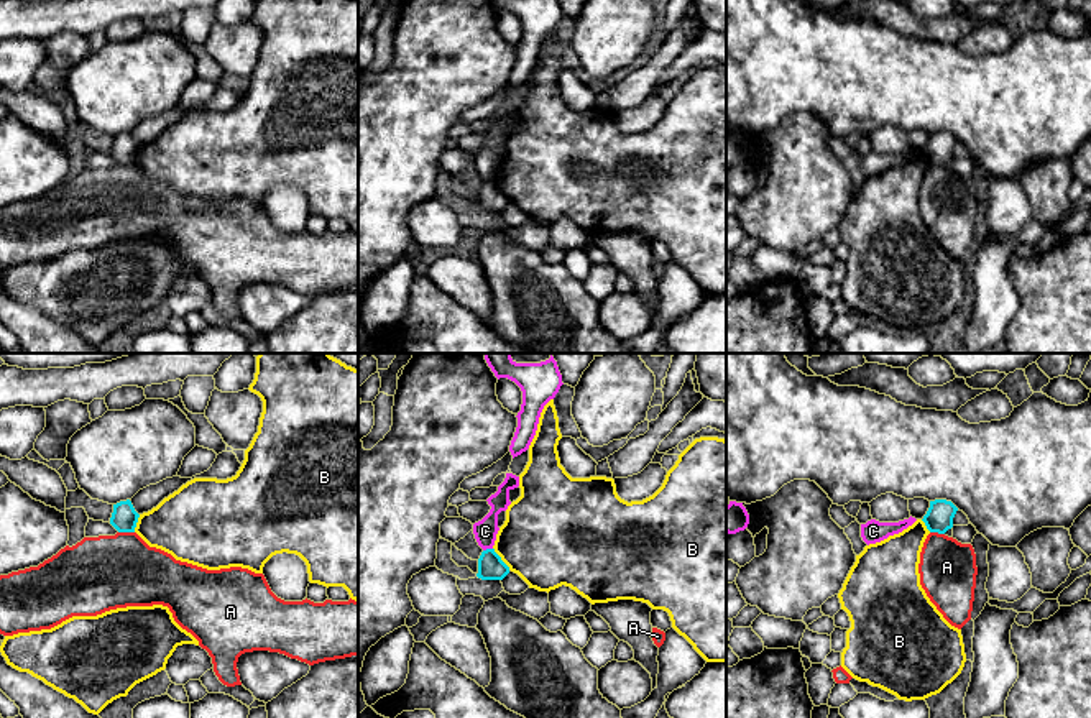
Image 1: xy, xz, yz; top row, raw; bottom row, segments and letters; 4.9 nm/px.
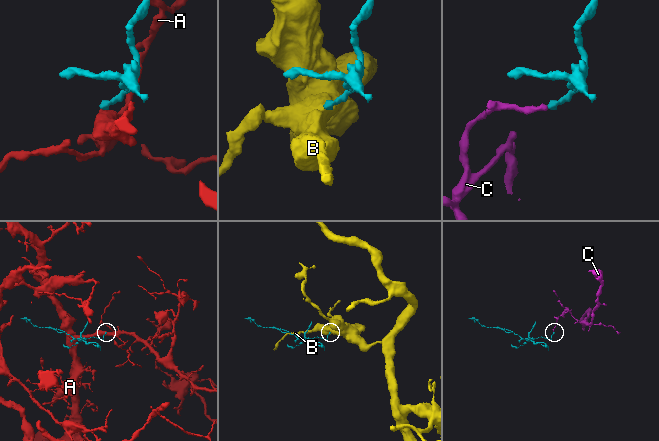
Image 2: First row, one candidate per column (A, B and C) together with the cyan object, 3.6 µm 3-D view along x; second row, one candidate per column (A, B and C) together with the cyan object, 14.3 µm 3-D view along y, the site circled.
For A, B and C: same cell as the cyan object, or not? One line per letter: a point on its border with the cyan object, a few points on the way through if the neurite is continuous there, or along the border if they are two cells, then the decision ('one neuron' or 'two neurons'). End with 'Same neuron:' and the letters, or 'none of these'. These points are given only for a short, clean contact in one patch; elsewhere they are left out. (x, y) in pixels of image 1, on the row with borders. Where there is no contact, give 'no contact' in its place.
A: xy (127, 531) | along xy (119, 531), (133, 533) | two neurons
B: xz (500, 559) | along xz (493, 547), (510, 569) | two neurons
C: xz (487, 549) | along xz (492, 547), (483, 551) | two neurons
Same neuron: none of these

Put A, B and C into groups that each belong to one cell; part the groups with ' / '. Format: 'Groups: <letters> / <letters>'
Groups: A / B / C

